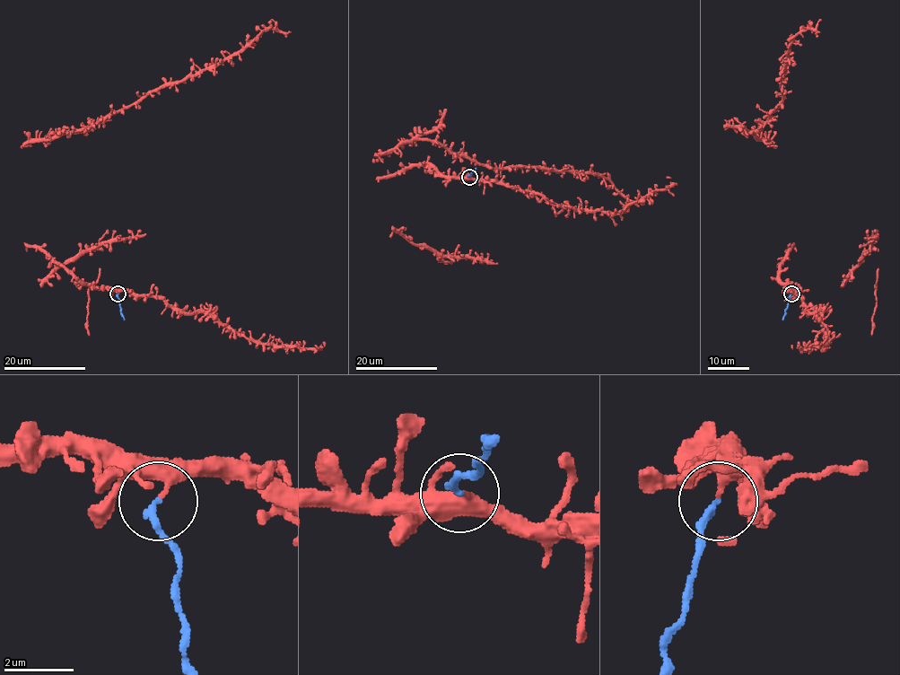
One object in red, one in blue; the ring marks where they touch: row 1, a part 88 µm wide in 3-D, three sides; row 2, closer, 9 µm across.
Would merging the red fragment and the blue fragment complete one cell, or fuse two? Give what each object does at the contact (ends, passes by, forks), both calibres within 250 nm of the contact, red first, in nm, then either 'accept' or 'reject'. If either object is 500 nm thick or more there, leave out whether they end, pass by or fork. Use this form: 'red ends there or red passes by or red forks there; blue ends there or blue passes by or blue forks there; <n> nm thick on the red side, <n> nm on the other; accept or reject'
red ends there; blue ends there; 360 nm thick on the red side, 190 nm on the other; reject

